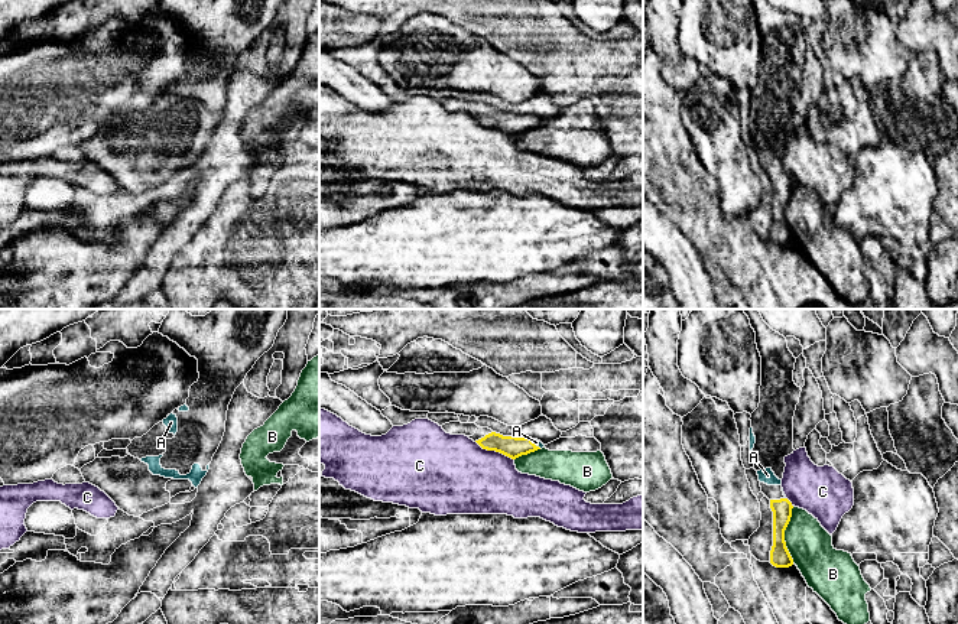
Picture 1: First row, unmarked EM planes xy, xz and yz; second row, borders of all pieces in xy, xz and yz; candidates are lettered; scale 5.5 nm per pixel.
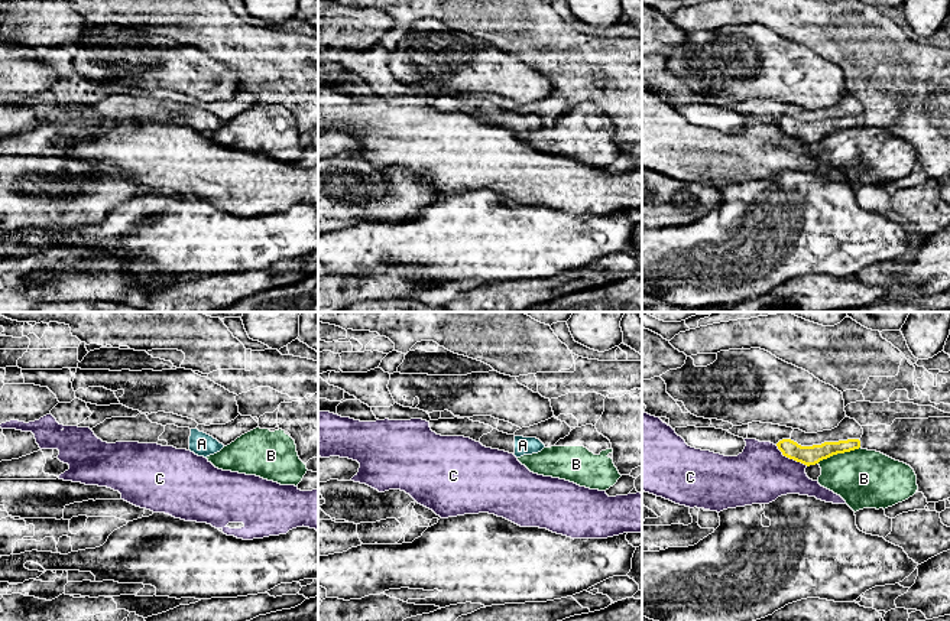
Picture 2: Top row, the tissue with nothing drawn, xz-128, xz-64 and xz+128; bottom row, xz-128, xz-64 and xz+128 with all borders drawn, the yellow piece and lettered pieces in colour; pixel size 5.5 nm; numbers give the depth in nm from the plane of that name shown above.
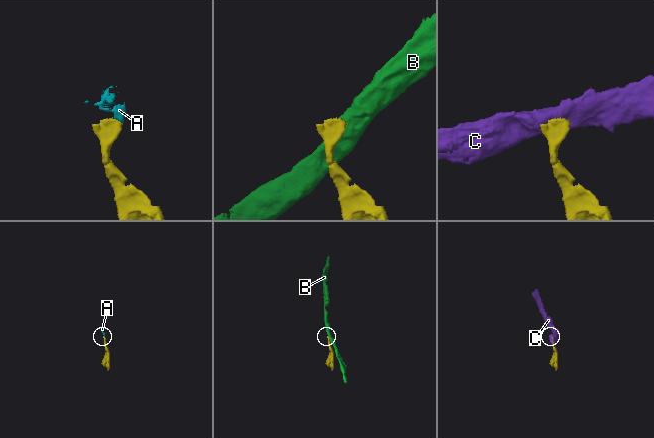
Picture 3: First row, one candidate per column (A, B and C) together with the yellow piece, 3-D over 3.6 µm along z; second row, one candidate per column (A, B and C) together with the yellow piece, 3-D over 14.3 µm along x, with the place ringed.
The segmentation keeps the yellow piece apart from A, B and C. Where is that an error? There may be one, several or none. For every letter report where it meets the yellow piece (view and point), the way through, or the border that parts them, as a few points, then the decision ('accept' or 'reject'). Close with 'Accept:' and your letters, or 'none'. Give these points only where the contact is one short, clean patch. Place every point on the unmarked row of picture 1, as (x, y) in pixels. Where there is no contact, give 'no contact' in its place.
A: xz (535, 122) | across xz (512, 123), (535, 122), (536, 119) | accept
B: yz (783, 211) | reject
C: xz (494, 126) | along xz (476, 117), (483, 124), (499, 127), (513, 136) | reject
Accept: A

